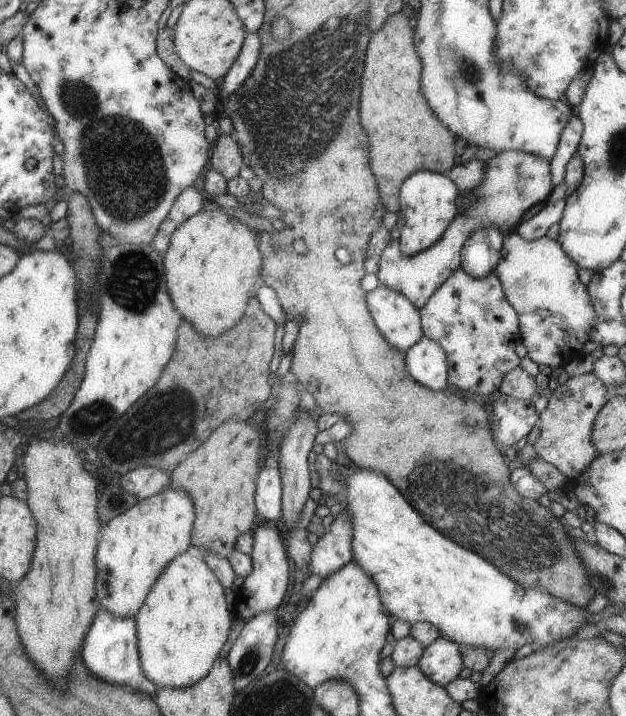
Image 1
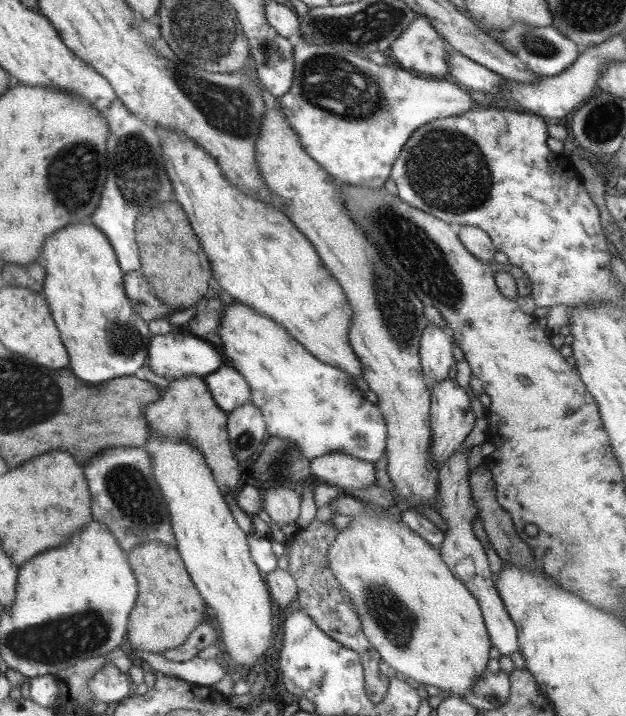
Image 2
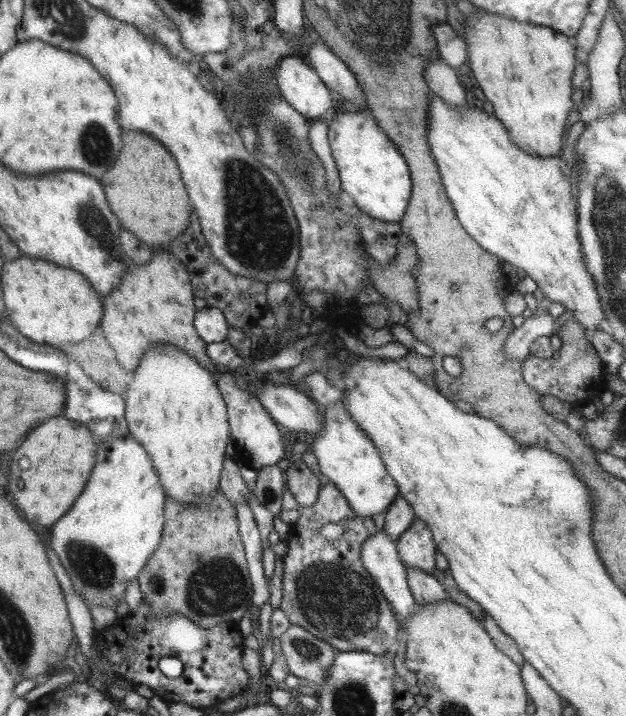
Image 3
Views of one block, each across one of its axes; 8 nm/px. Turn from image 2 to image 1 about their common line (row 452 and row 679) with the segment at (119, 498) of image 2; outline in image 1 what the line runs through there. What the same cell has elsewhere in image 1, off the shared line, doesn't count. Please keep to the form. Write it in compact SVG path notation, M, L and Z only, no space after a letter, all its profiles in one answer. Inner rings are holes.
M102 608L96 614L96 618L92 620L92 626L86 634L84 648L82 648L82 660L92 674L96 674L98 678L102 678L106 682L130 686L134 690L140 690L140 692L153 696L158 691L159 687L155 683L147 681L142 670L135 618L114 616L107 609Z

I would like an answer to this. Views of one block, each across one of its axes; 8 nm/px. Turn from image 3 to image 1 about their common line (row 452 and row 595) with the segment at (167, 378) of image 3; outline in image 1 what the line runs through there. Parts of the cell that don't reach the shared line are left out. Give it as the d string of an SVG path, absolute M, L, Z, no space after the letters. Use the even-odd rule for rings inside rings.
M187 551L178 555L152 584L150 592L135 617L140 662L146 680L158 687L186 687L200 682L220 656L232 627L232 614L228 612L225 589L206 562L192 557Z

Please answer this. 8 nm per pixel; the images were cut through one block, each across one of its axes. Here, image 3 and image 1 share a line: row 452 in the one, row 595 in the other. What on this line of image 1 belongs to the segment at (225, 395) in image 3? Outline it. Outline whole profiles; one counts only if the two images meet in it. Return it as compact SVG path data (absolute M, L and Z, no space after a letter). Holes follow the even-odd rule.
M257 522L253 531L253 552L251 574L236 587L236 602L232 617L232 626L239 623L244 626L250 618L264 610L275 610L282 603L287 591L290 564L288 562L289 547L287 536L281 533L277 522Z

